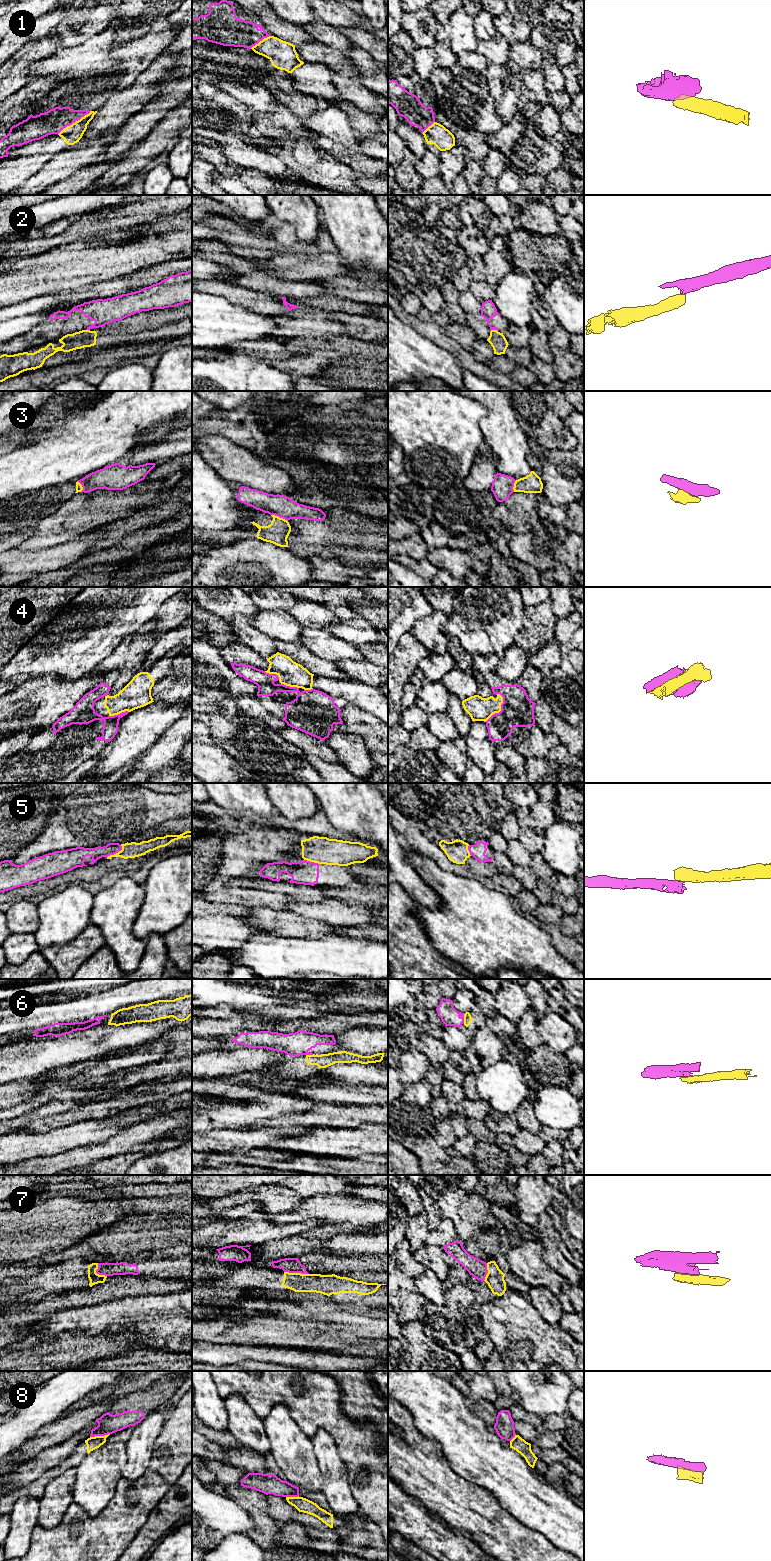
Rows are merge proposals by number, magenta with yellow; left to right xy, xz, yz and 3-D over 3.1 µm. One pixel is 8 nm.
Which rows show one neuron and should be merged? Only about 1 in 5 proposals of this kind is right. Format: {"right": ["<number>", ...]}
{"right": []}

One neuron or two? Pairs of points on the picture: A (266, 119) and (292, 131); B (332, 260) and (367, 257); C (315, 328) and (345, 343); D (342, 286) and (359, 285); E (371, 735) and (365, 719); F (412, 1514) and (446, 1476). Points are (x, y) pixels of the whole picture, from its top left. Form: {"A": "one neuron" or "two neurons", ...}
{"A": "one neuron", "B": "two neurons", "C": "two neurons", "D": "one neuron", "E": "one neuron", "F": "two neurons"}

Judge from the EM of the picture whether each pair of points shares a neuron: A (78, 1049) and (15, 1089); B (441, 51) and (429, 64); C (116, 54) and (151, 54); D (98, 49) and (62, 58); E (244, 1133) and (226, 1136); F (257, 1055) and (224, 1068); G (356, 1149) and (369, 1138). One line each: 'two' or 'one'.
A: two
B: two
C: one
D: one
E: one
F: one
G: one

